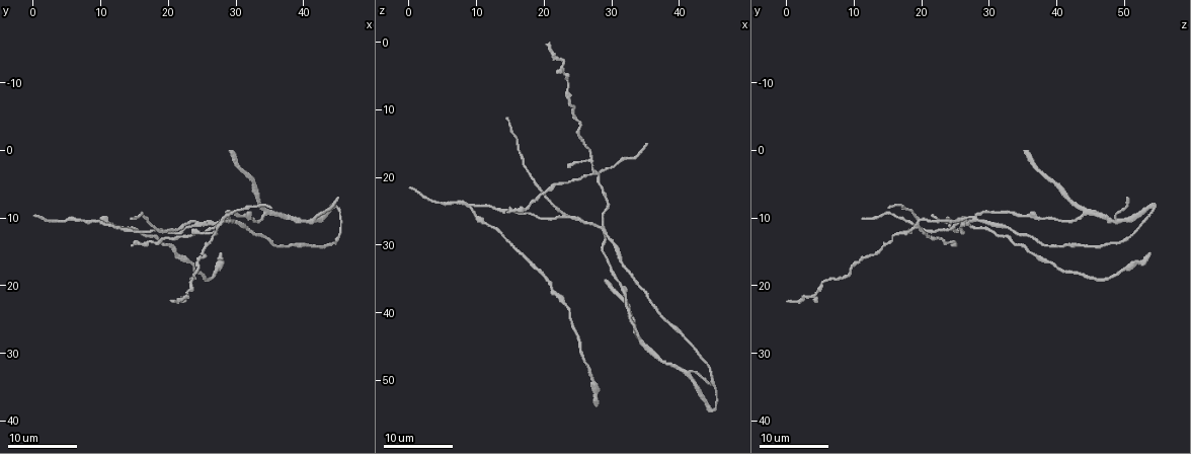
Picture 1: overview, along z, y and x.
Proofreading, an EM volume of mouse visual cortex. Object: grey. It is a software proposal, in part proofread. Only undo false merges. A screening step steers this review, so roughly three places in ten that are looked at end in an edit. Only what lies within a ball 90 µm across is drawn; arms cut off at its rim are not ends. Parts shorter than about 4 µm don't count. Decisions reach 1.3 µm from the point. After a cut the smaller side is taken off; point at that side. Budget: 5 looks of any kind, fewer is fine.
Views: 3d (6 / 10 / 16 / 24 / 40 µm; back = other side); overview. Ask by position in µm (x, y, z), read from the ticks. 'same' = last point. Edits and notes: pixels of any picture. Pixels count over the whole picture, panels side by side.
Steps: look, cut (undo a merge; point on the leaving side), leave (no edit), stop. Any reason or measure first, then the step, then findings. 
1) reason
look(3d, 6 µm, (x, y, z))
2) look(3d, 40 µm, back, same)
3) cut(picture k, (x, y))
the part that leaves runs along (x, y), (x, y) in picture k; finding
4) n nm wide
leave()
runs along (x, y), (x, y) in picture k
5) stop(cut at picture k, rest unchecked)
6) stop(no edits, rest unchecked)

two arms at a narrow angle
look(3d, 10 µm, (34.5, 9.0, 44.0))

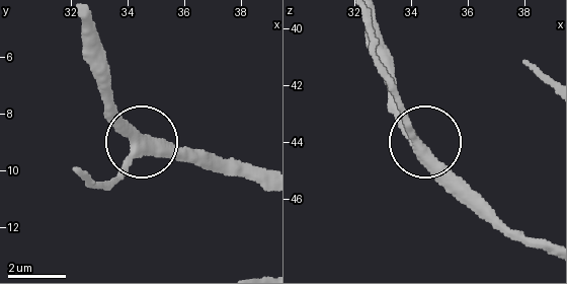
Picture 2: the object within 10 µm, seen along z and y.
4 arms
leave()
one cell here

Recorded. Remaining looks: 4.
looks like a crossing
look(3d, 10 µm, (29.0, 10.0, 27.5))

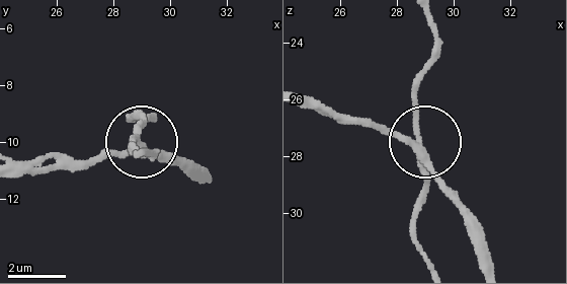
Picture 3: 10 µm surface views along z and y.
leave()
runs along (303, 98), (417, 137), (412, 79) in picture 3; all the same cell

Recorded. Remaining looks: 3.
three-way junction
look(3d, 6 µm, (22.5, 11.0, 25.5))

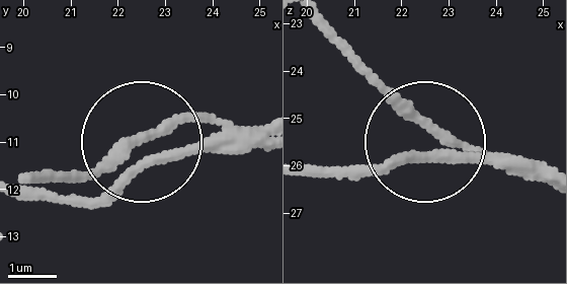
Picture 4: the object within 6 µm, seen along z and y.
look(3d, 6 µm, back, (22.90, 10.75, 25.40))

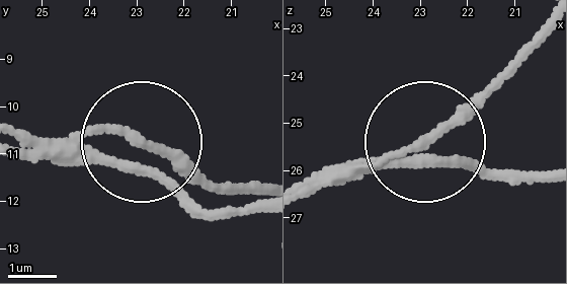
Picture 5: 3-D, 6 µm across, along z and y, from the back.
leave()
one cell here

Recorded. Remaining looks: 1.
stop(no edits, rest unchecked)

